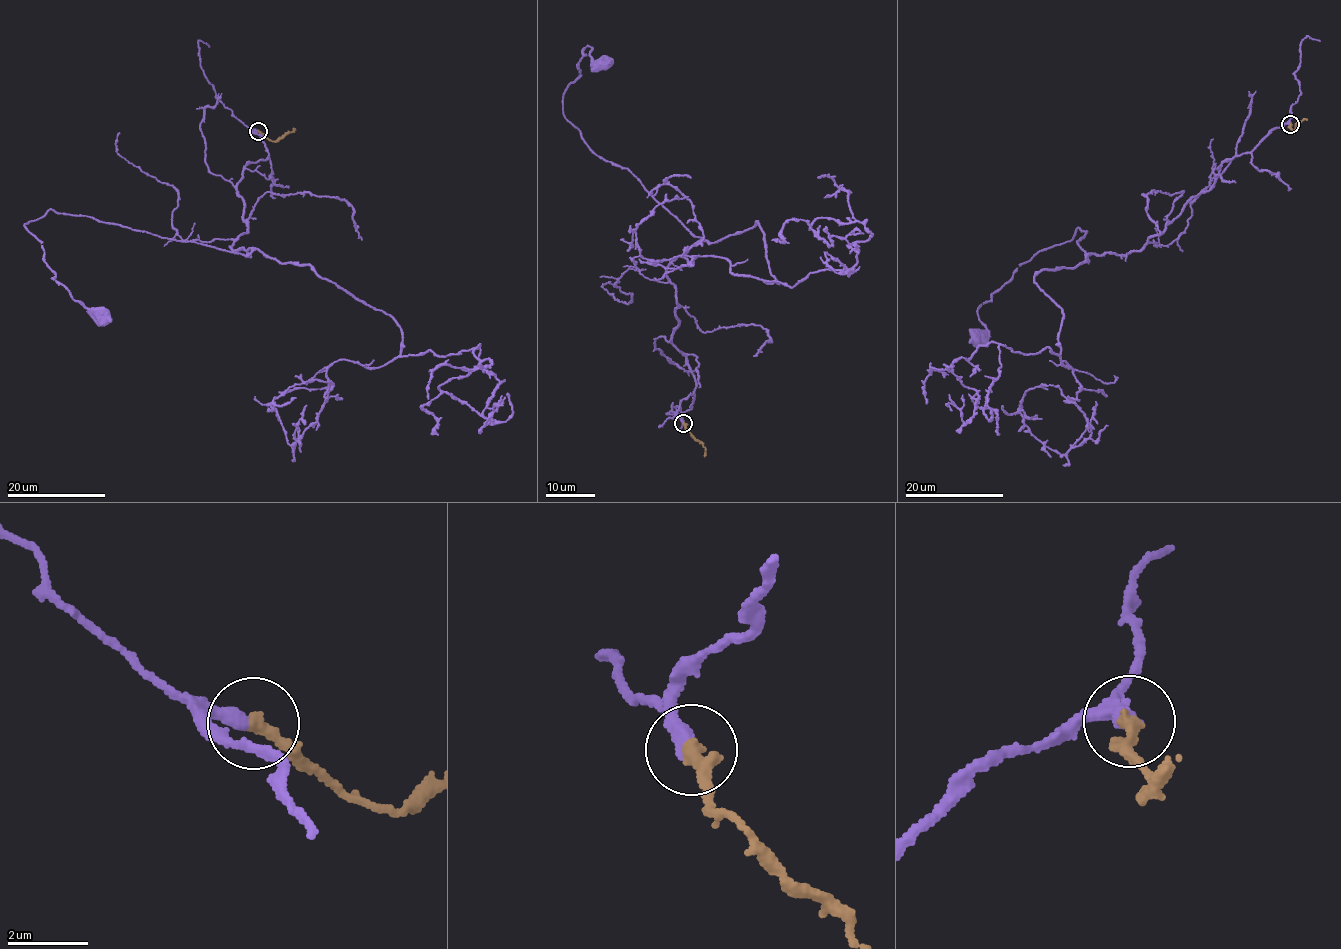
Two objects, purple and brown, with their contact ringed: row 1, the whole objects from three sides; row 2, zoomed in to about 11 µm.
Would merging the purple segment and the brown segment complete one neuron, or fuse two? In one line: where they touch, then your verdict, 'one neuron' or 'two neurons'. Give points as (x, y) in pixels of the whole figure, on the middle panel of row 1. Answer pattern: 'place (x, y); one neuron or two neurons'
place (683, 423); one neuron

